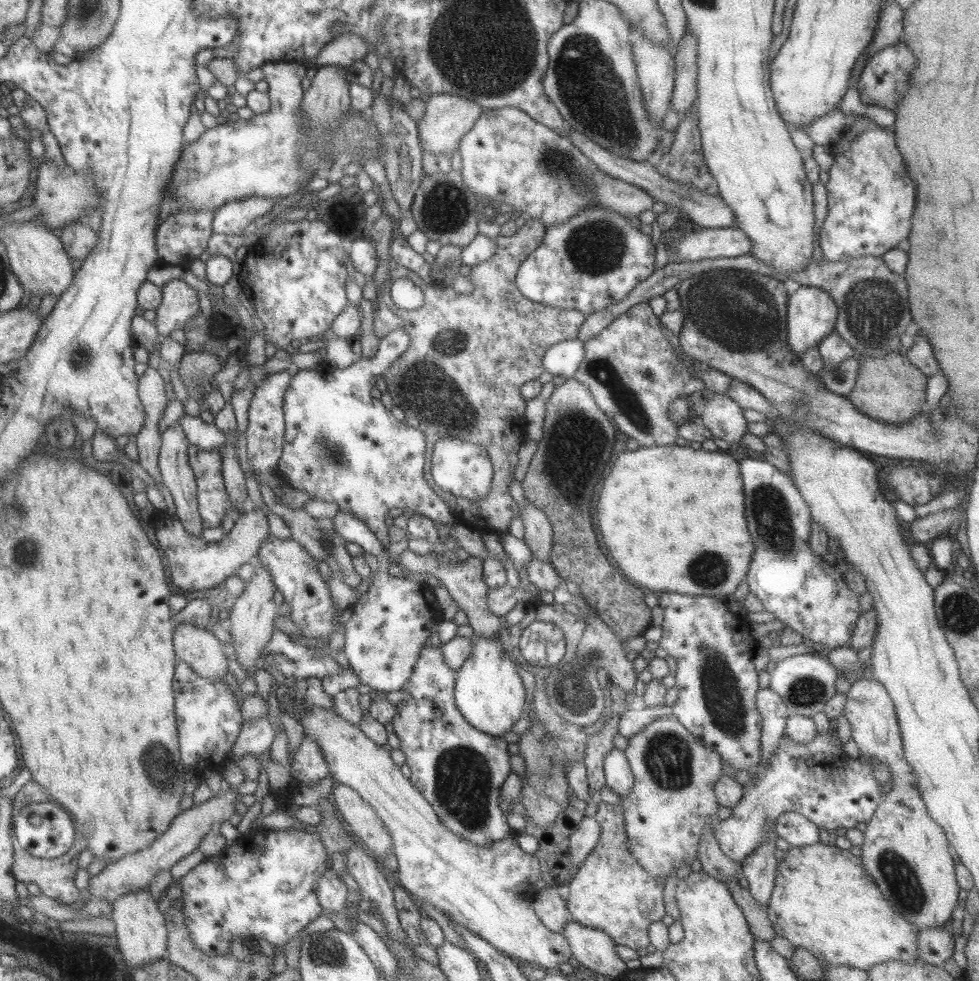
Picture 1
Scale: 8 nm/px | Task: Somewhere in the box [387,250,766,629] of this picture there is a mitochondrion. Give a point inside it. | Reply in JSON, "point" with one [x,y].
{"point":[426,394]}

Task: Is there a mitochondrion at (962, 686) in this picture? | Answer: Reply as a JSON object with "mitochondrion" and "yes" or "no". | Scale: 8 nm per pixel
{"mitochondrion":"no"}

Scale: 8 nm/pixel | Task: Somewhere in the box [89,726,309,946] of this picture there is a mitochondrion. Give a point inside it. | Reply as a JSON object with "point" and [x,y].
{"point":[157,760]}

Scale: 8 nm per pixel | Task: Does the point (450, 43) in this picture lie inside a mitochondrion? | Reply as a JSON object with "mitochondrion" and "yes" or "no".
{"mitochondrion":"yes"}

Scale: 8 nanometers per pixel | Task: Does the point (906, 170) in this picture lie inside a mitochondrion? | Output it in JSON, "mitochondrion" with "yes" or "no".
{"mitochondrion":"no"}

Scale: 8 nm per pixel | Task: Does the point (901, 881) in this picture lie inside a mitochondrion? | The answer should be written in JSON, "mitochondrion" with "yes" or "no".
{"mitochondrion":"yes"}

